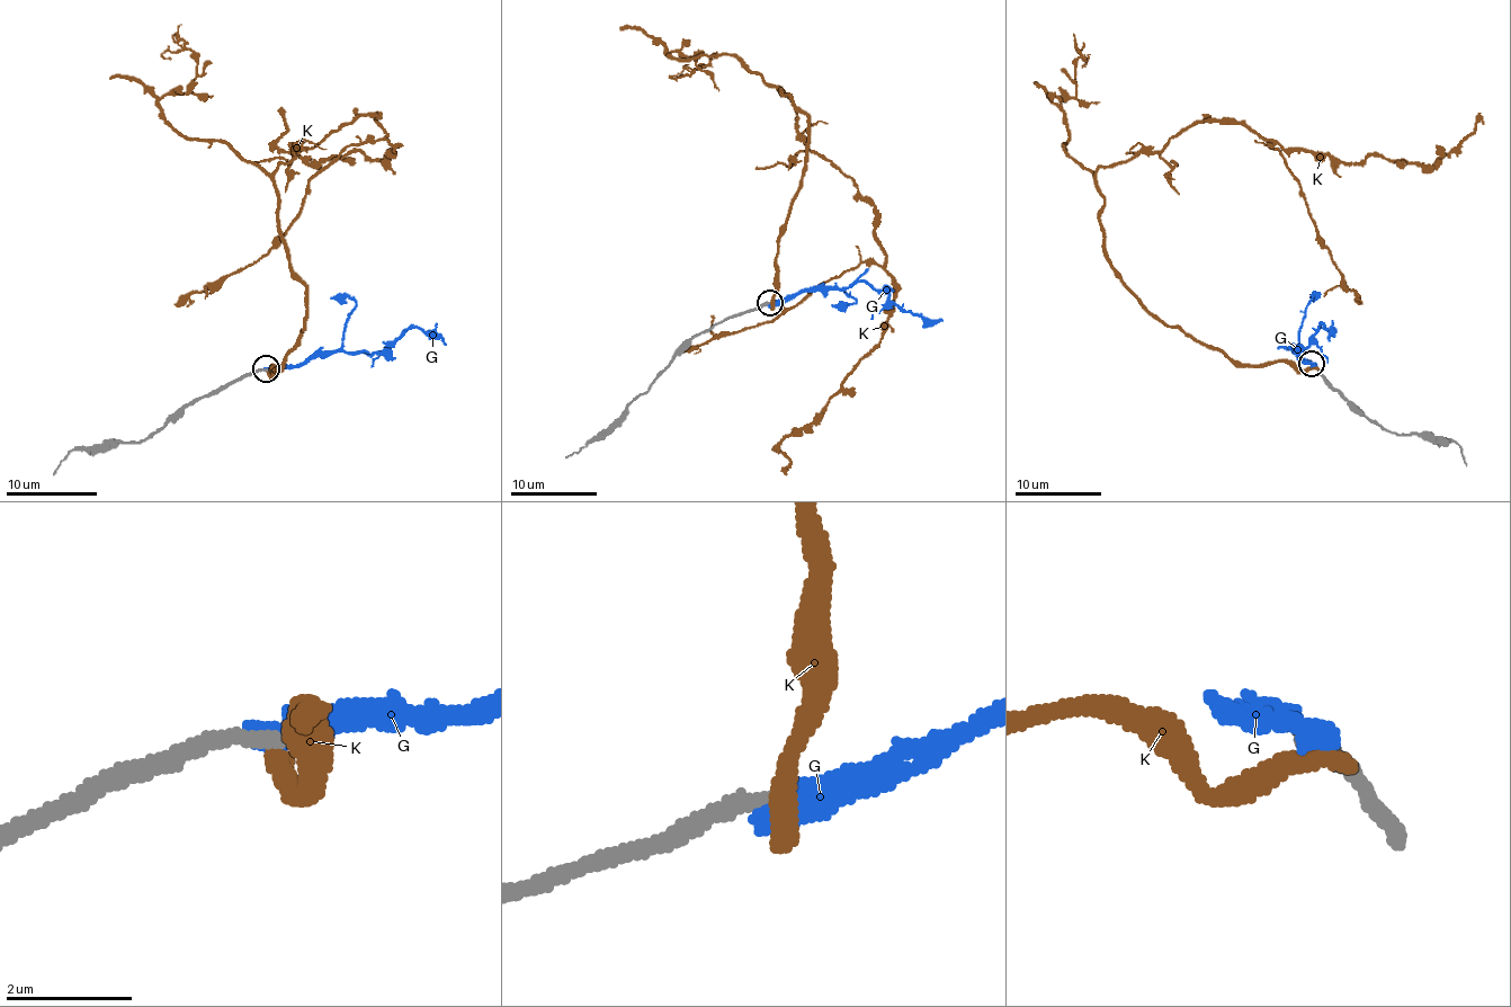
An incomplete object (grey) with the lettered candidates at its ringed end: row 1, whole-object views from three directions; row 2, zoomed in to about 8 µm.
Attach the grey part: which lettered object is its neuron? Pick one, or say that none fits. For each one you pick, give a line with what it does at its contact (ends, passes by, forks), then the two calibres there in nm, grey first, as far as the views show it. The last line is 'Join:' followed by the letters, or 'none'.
Join: none

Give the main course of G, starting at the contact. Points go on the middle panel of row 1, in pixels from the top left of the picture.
G: (770, 303), (789, 301), (810, 290), (836, 290), (866, 281), (894, 305), (911, 313), (941, 320)

